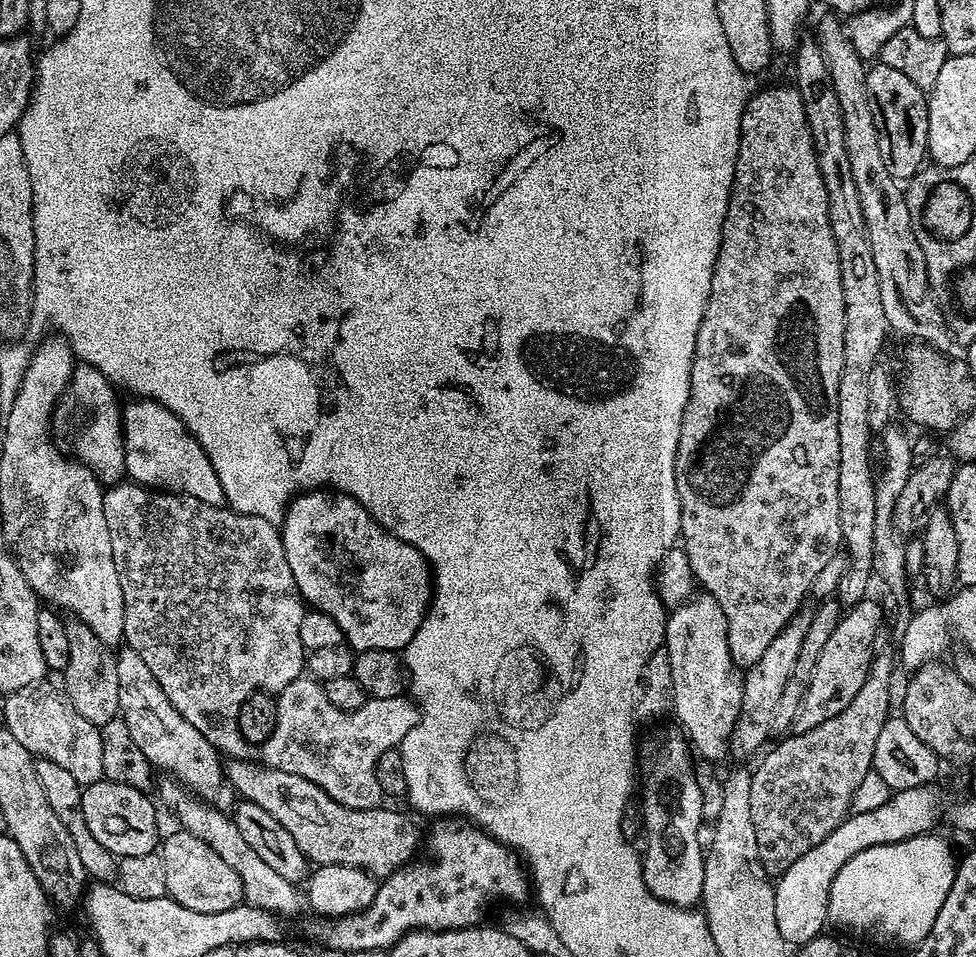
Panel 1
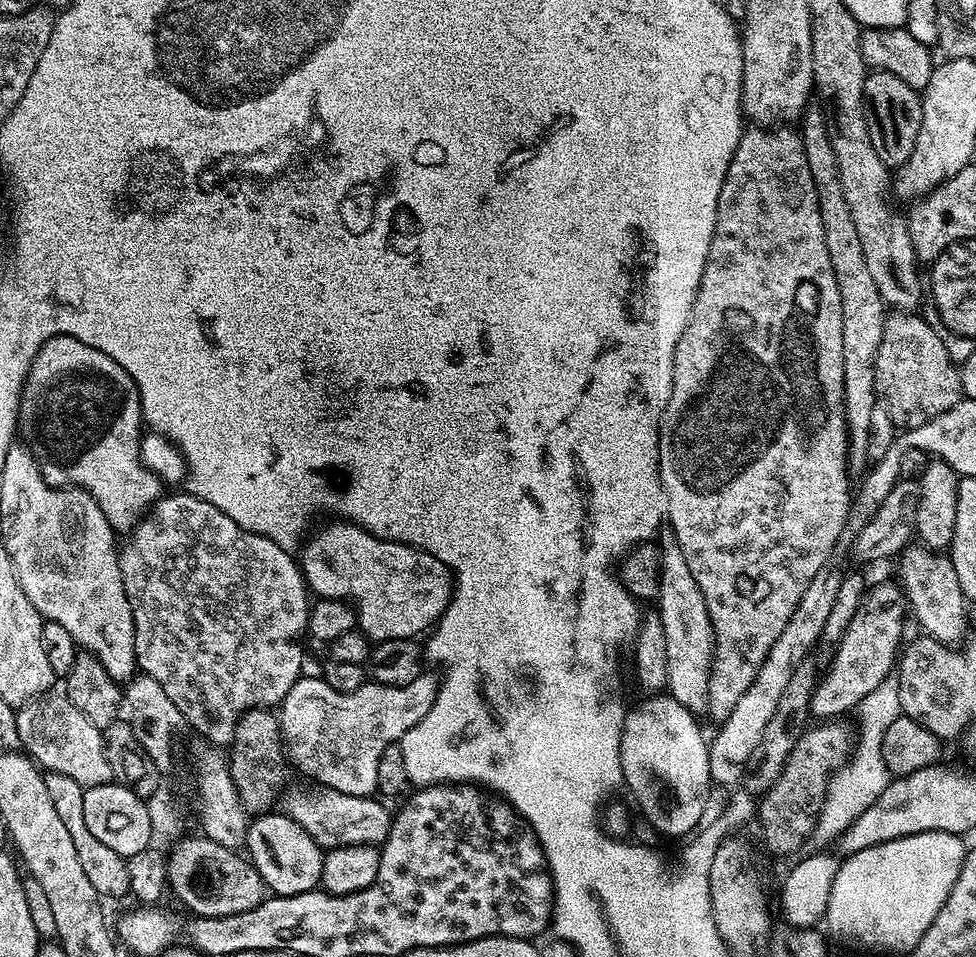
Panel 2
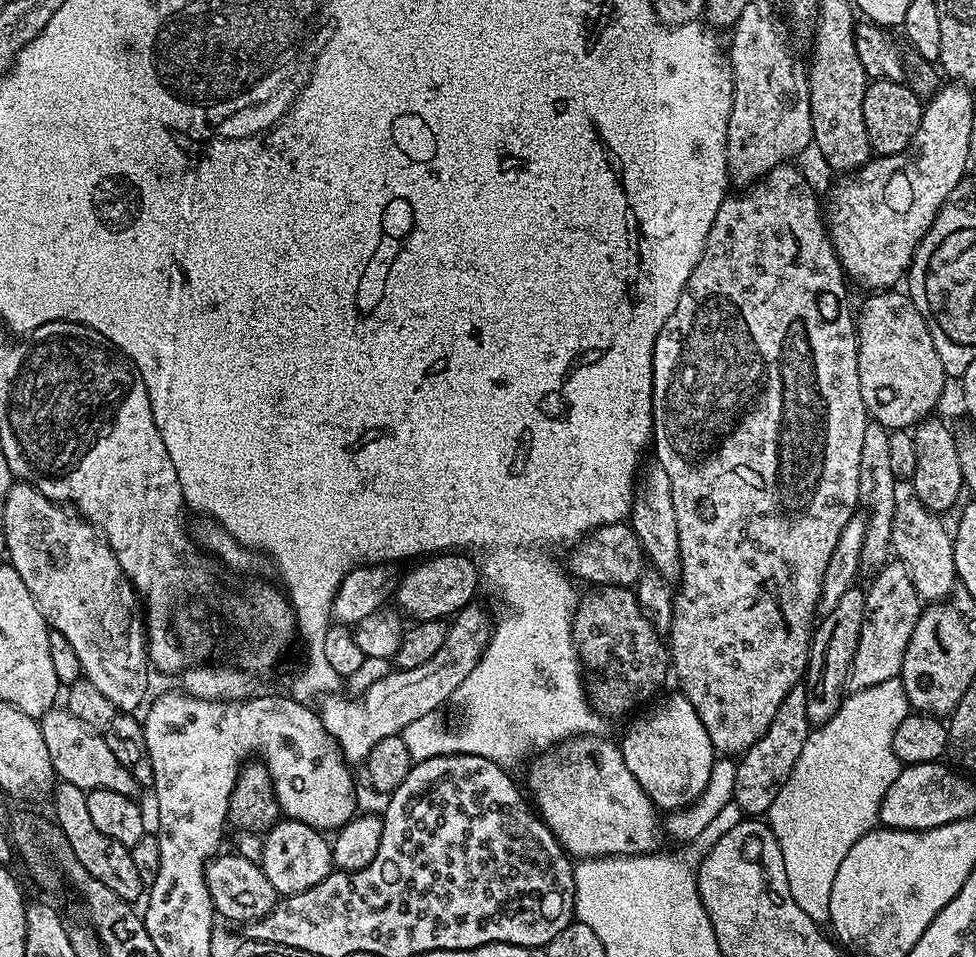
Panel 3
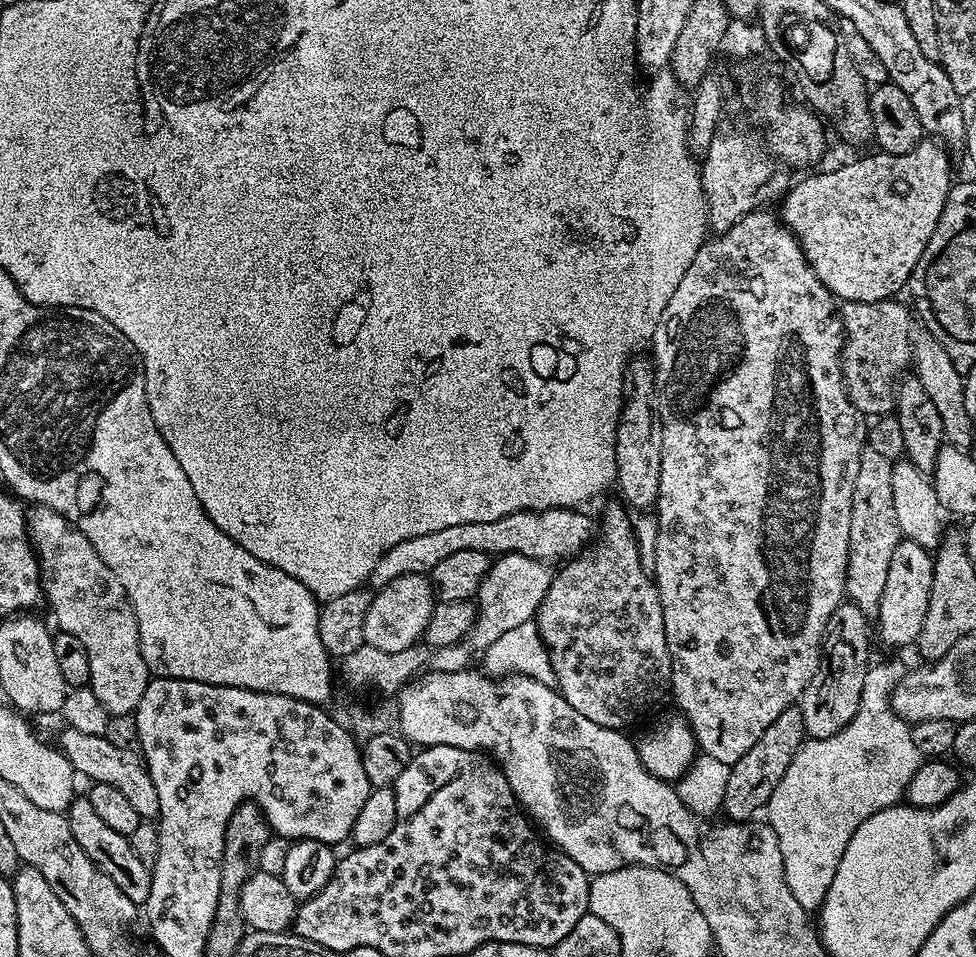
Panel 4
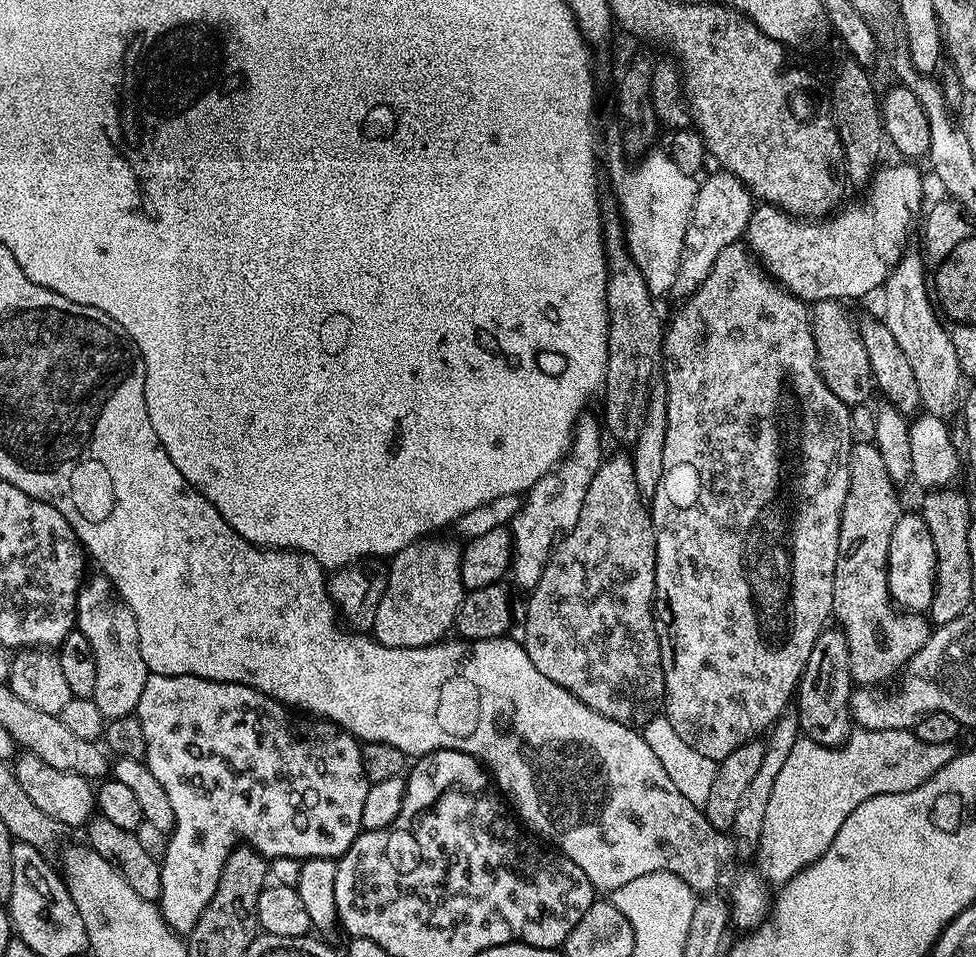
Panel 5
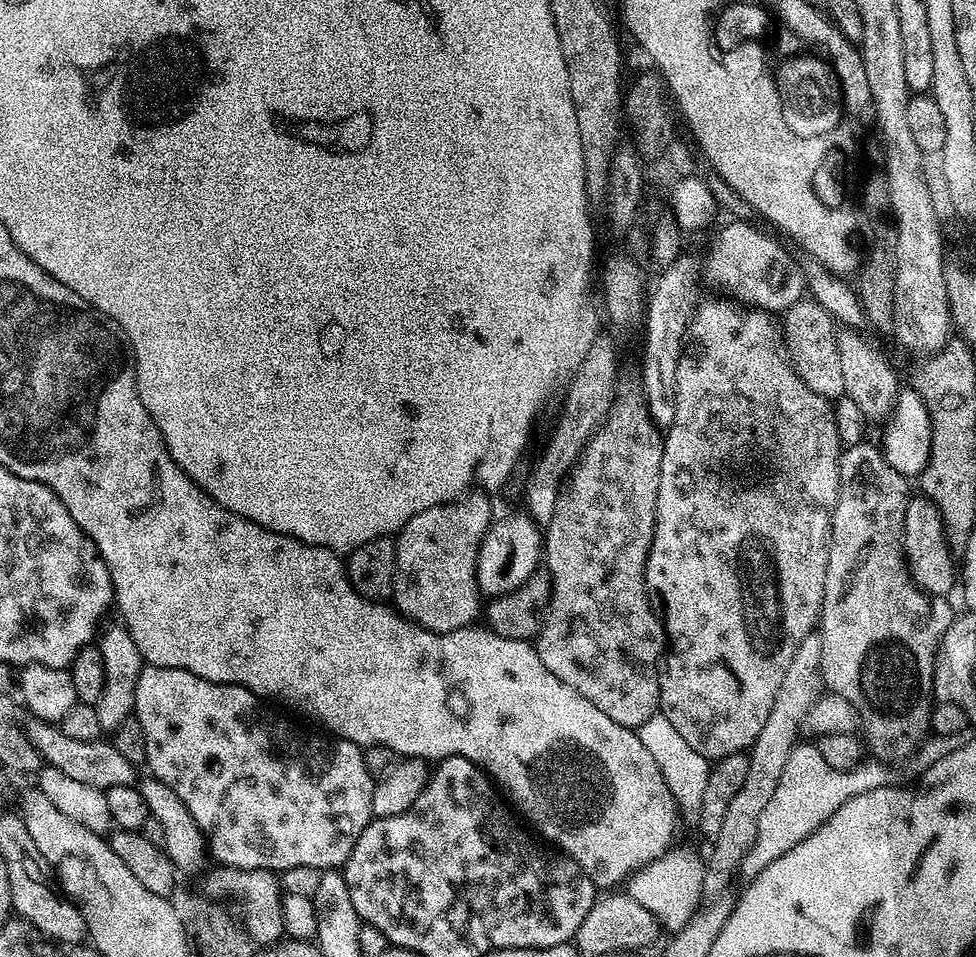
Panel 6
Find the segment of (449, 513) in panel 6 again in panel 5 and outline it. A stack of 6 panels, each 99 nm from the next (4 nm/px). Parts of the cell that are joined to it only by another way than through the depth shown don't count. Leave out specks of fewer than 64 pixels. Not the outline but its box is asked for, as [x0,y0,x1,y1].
[370,538,466,648]

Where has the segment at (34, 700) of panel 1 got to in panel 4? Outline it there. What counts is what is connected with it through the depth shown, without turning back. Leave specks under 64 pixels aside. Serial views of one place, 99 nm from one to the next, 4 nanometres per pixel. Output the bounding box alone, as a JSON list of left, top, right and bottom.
[60,727,160,818]

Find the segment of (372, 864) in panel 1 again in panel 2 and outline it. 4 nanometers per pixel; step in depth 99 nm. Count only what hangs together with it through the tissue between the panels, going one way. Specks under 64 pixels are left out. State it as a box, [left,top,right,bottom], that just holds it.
[278,787,393,850]

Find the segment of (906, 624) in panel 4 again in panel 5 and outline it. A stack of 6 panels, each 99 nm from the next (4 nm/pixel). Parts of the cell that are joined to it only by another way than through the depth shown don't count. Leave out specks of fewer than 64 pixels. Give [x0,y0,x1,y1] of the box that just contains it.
[888,511,936,614]

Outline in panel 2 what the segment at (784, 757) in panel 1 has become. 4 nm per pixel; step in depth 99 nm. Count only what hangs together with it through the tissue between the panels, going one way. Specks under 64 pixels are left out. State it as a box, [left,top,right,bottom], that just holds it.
[758,722,850,856]

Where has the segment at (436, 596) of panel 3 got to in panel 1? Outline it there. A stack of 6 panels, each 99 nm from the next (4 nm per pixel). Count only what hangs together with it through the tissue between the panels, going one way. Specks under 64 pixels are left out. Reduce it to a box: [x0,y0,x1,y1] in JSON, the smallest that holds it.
[280,490,434,652]

